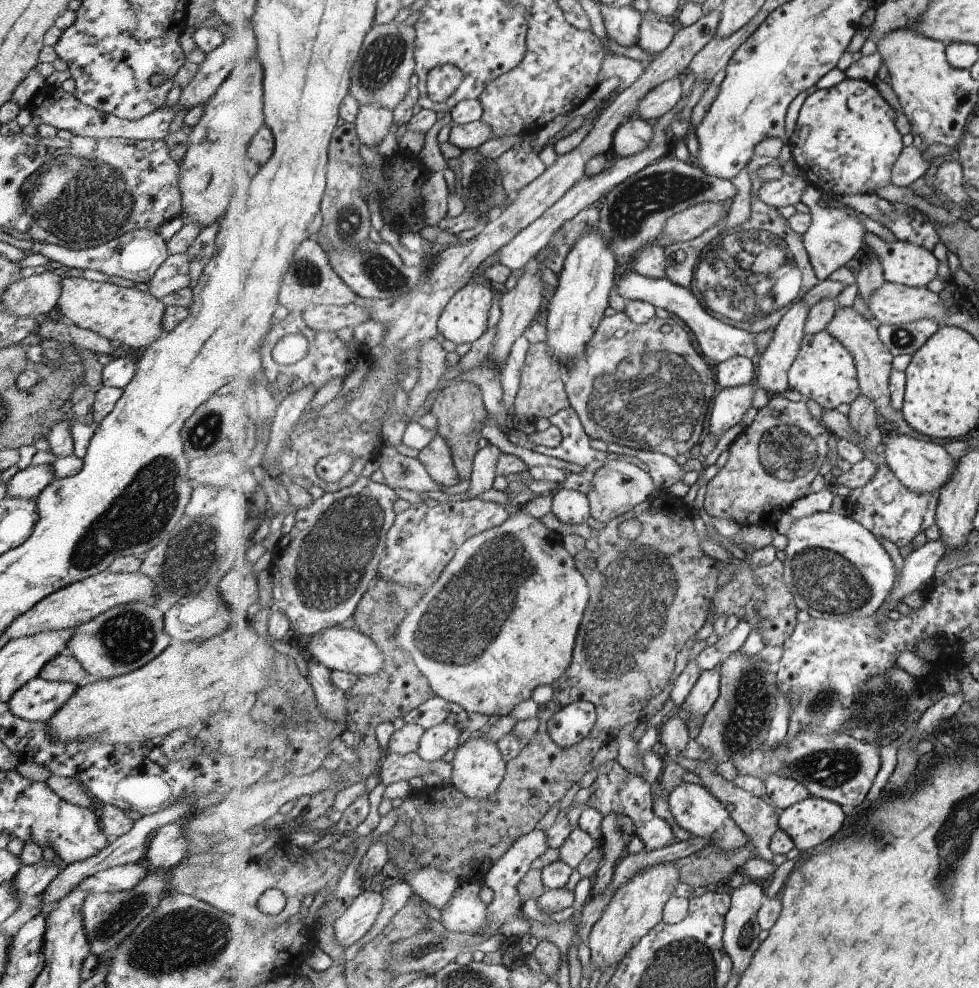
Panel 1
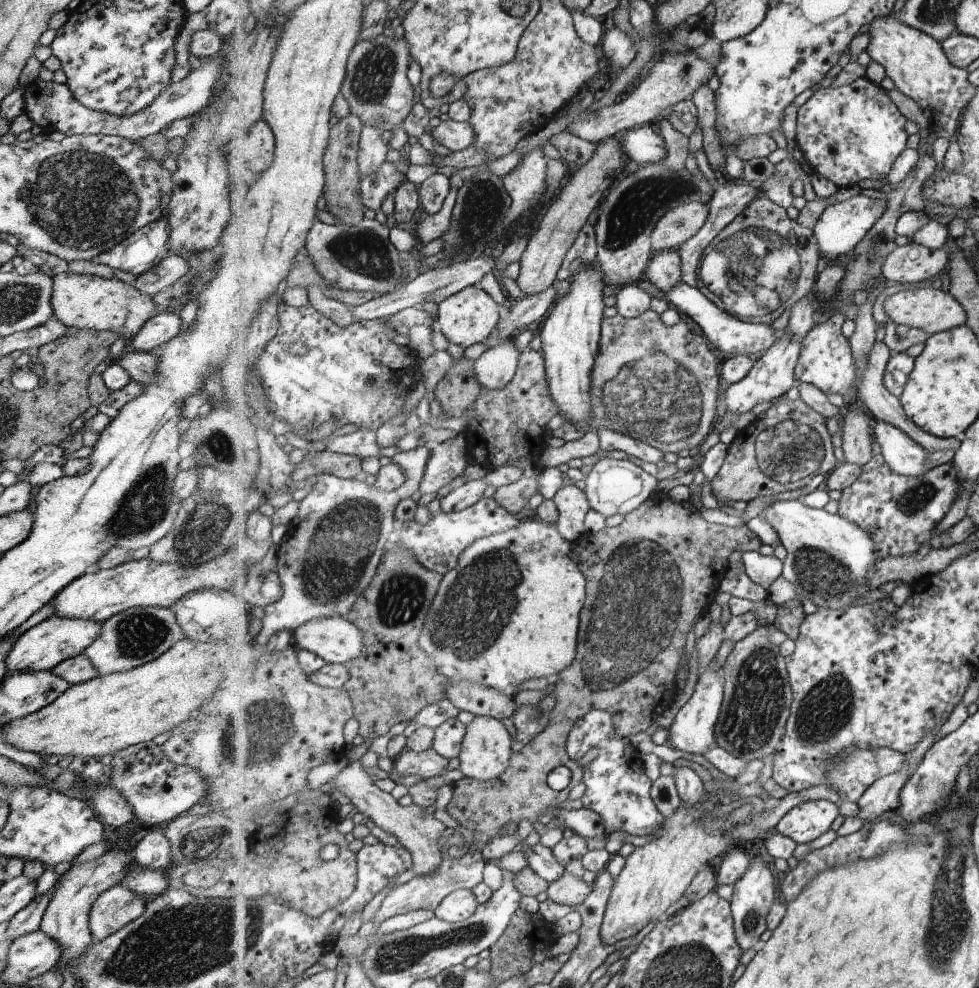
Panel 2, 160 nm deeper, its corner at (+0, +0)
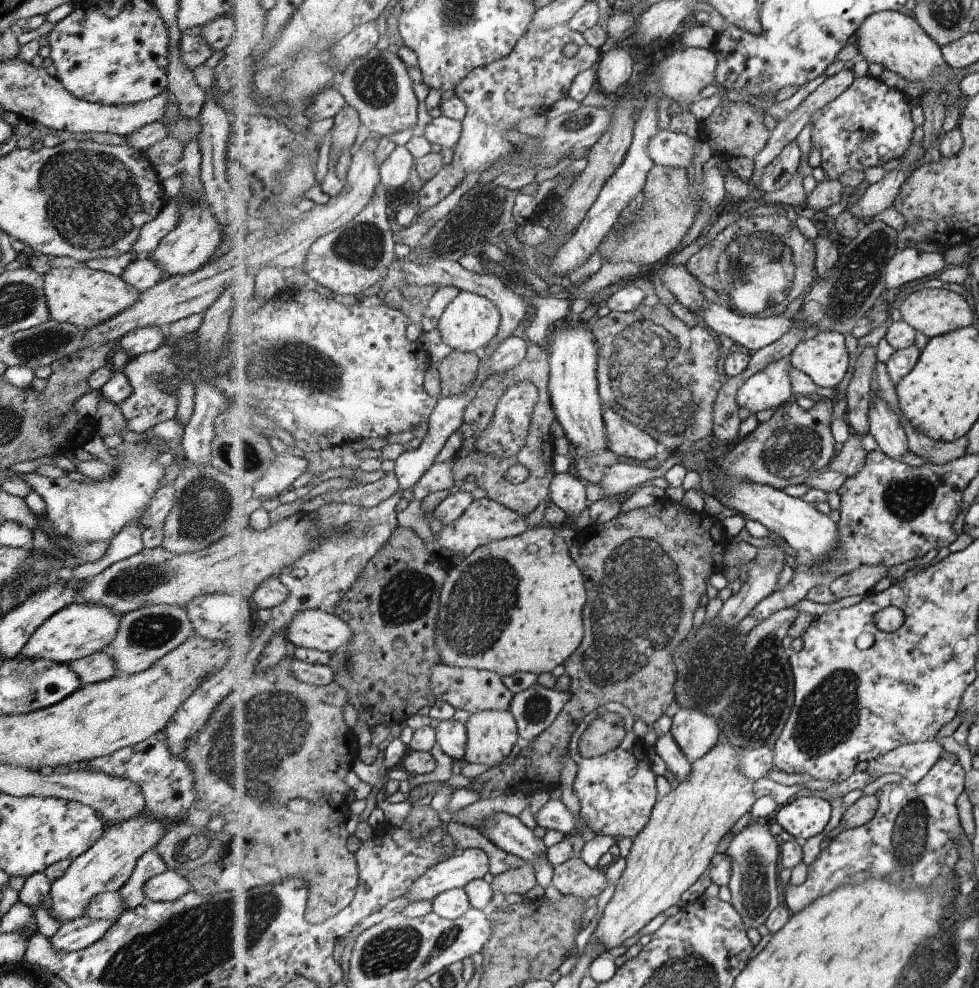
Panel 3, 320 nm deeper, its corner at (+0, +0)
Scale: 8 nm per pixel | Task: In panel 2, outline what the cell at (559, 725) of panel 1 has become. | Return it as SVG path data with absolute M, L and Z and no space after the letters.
M600 709L591 710L575 722L567 736L567 752L571 760L579 760L589 750L596 746L599 748L598 757L587 766L585 772L583 784L586 791L581 798L584 809L594 811L605 820L607 834L622 830L634 836L657 835L666 819L651 798L654 782L645 774L638 754L635 753L631 760L622 760L622 749L633 746L629 741L623 742L622 739L613 737L612 718L613 713Z

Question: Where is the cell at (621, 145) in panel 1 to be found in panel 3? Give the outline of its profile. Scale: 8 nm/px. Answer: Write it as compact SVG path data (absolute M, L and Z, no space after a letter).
M661 131L650 142L650 155L657 165L665 168L687 169L690 171L691 159L695 160L695 143L699 139L692 139L688 134Z

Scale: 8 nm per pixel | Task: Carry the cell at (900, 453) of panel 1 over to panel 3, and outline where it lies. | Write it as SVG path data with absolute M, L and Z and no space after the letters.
M877 386L870 394L870 434L885 454L898 461L903 461L909 451L907 434L900 414L879 394Z

